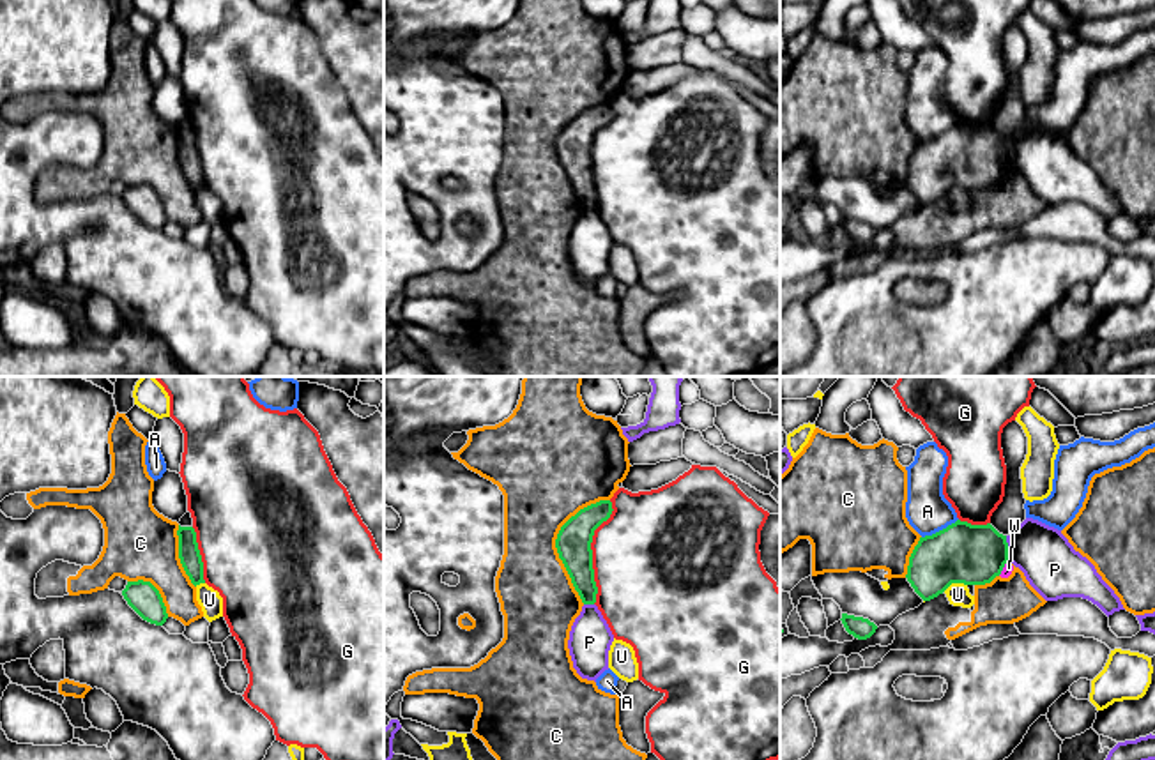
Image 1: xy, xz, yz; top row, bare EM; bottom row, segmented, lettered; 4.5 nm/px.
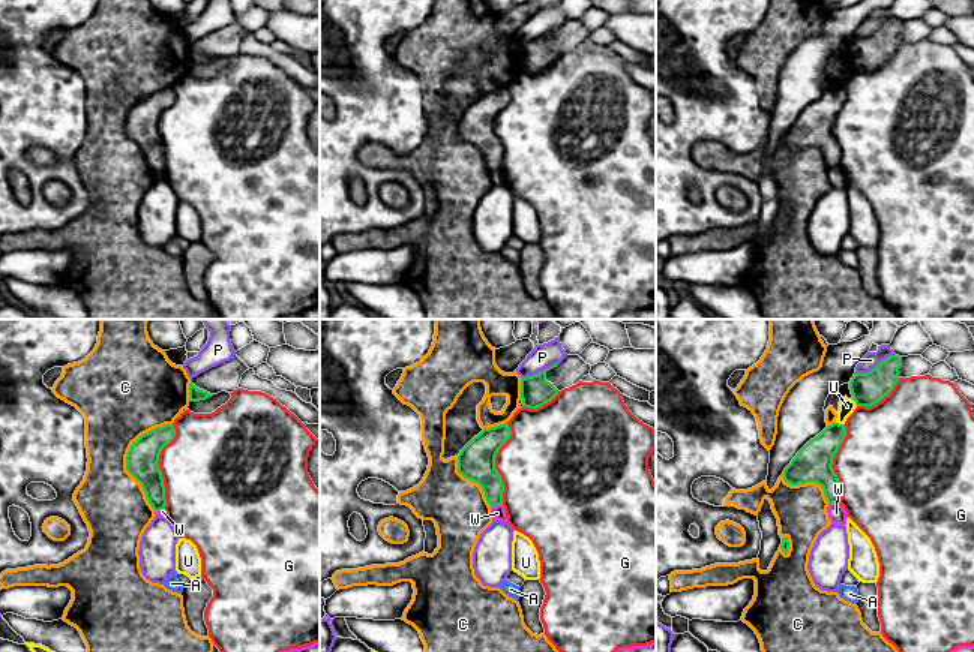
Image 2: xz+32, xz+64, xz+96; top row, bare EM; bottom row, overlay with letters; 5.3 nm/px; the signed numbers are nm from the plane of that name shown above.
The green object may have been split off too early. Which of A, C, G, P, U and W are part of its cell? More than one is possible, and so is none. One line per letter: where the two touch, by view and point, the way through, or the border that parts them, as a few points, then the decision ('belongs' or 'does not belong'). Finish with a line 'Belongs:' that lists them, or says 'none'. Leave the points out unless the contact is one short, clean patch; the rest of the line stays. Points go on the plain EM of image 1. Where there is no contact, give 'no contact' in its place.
A: meets green in yz at (940, 135); border along yz (957, 122), (922, 142); does not belong
C: meets green in xz at (556, 145); does not belong
G: meets green in xz at (591, 156); does not belong
P: meets green in yz at (1007, 152); does not belong
U: meets green in yz at (954, 186); does not belong
W: meets green in yz at (1003, 170); border along yz (1007, 165), (998, 179); does not belong
Belongs: none

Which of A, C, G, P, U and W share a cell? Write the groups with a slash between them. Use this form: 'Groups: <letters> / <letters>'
Groups: A / C / G / P / U / W

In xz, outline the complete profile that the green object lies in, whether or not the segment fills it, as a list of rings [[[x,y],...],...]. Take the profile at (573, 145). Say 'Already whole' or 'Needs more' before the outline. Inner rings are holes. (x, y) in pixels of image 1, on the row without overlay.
Already whole. [[[600,104],[580,113],[559,134],[555,152],[584,209],[594,209],[598,191],[593,173],[594,134],[610,122],[612,106]]]

